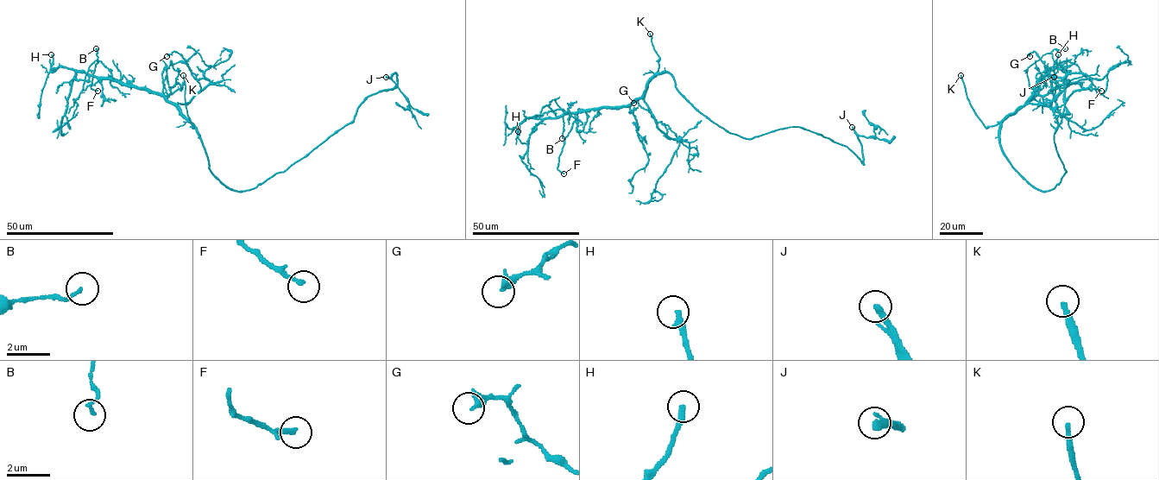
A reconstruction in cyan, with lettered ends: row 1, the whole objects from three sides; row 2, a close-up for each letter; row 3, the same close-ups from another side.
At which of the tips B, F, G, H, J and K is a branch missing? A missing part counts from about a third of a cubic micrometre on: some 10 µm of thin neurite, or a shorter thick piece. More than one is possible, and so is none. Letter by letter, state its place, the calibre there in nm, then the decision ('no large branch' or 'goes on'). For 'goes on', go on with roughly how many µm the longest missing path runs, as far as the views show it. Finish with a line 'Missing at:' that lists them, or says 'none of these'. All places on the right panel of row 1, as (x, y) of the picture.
B: (1065, 48) | 140 nm | no large branch
F: (1101, 91) | 190 nm | no large branch
G: (1029, 56) | 340 nm | no large branch
H: (1058, 54) | 280 nm | no large branch
J: (1054, 77) | 260 nm | goes on | 80 µm
K: (960, 75) | 240 nm | goes on | 35 µm
Missing at: J, K

